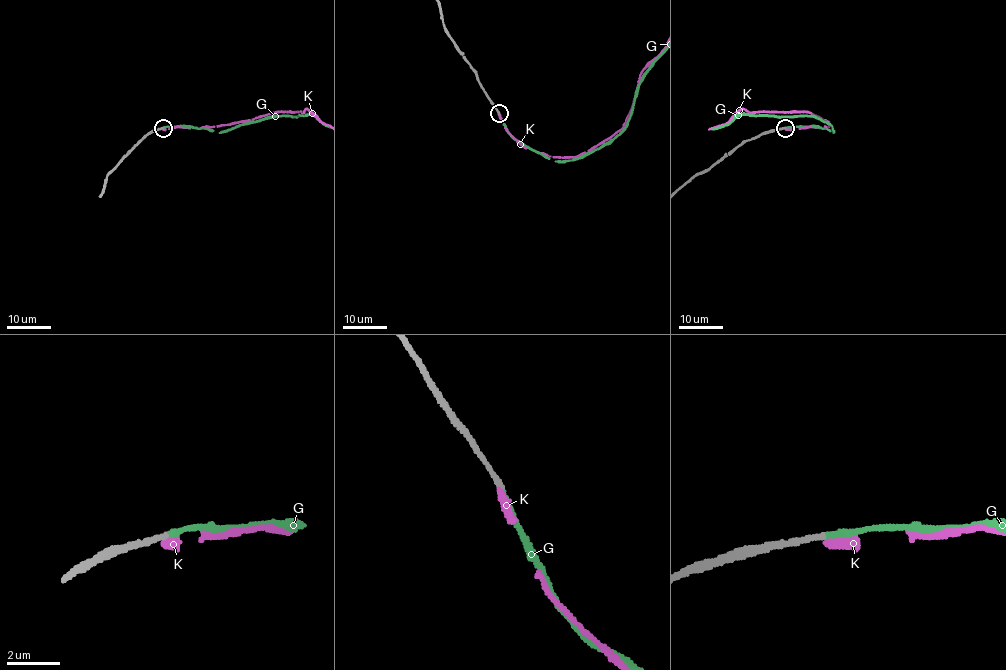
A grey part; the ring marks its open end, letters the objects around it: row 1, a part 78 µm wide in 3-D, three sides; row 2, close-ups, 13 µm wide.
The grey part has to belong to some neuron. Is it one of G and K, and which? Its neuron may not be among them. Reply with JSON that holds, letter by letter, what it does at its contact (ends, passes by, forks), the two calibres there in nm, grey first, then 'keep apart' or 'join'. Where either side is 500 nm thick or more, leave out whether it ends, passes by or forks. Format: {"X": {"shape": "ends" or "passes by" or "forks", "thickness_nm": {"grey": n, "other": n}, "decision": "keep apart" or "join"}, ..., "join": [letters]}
{"G": {"shape": "ends", "thickness_nm": {"grey": 200, "other": 200}, "decision": "join"}, "K": {"shape": "ends", "thickness_nm": {"grey": 200, "other": 340}, "decision": "keep apart"}, "join": ["G"]}

